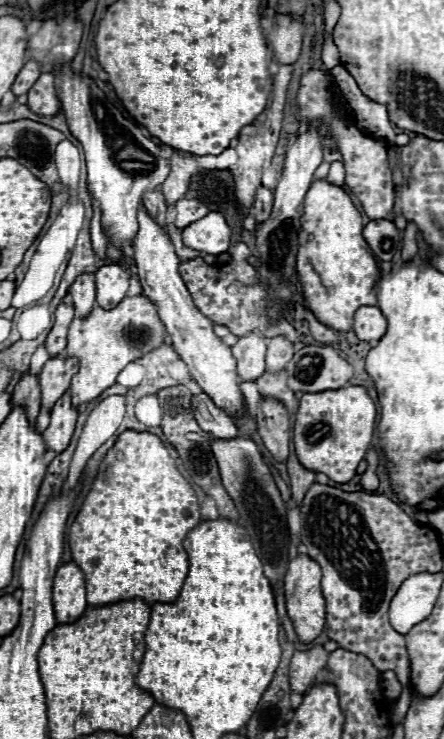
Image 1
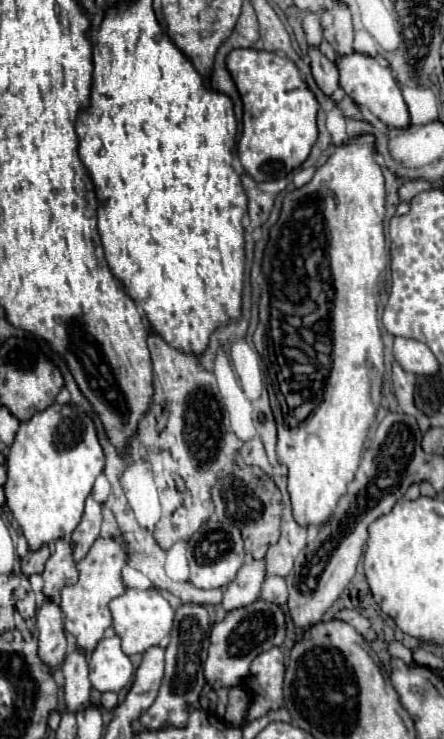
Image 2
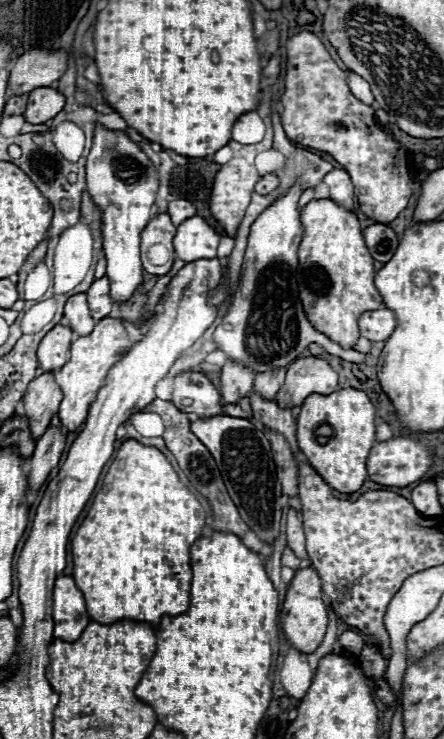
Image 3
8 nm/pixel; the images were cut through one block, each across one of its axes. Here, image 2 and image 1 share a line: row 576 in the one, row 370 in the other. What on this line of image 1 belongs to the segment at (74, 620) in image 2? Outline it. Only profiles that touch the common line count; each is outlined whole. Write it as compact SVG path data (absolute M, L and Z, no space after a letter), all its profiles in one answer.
M144 294L124 298L112 310L94 308L90 316L82 320L74 318L68 330L68 346L64 350L66 356L76 358L80 366L70 386L72 404L76 404L76 408L82 408L90 400L98 398L106 388L110 388L116 382L116 376L124 370L126 364L158 348L164 340L166 340L164 324L158 318L156 306Z

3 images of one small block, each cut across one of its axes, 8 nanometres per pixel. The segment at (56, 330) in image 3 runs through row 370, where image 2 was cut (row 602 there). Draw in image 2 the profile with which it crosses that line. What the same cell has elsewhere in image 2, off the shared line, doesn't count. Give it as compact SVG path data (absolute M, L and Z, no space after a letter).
M44 600L36 616L36 634L38 634L38 656L54 672L68 654L62 610L56 604L56 600Z

